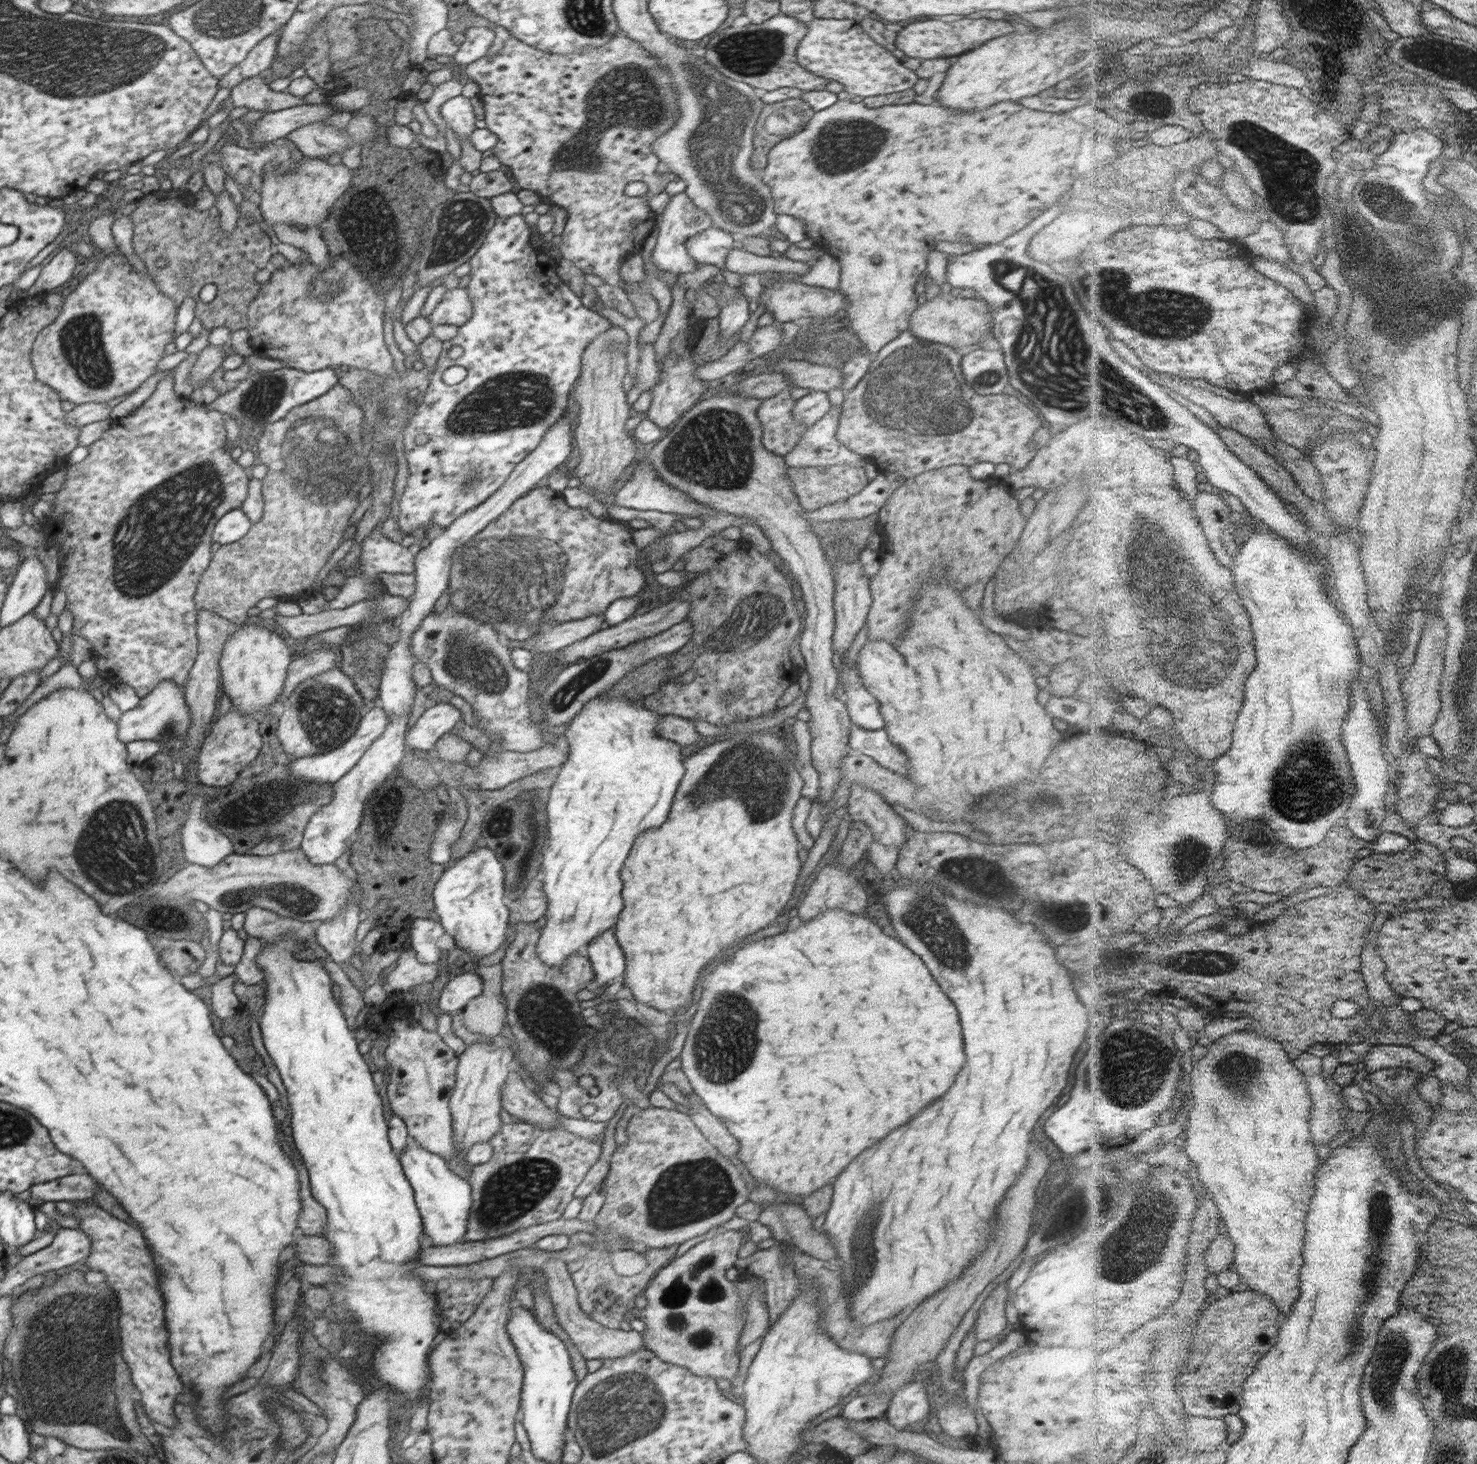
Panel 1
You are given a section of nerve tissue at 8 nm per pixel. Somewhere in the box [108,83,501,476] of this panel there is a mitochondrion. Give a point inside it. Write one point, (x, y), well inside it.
(394, 239)

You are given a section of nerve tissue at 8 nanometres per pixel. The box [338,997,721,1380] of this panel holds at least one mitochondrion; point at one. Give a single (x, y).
(513, 1192)

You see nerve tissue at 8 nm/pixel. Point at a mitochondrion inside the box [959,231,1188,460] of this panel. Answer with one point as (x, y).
(1031, 352)

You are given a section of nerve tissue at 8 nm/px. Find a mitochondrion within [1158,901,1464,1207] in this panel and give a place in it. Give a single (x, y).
(1206, 961)

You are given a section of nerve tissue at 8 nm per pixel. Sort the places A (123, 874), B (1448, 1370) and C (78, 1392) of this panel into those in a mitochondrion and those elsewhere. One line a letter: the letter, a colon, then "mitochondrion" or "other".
A: mitochondrion
B: mitochondrion
C: mitochondrion

